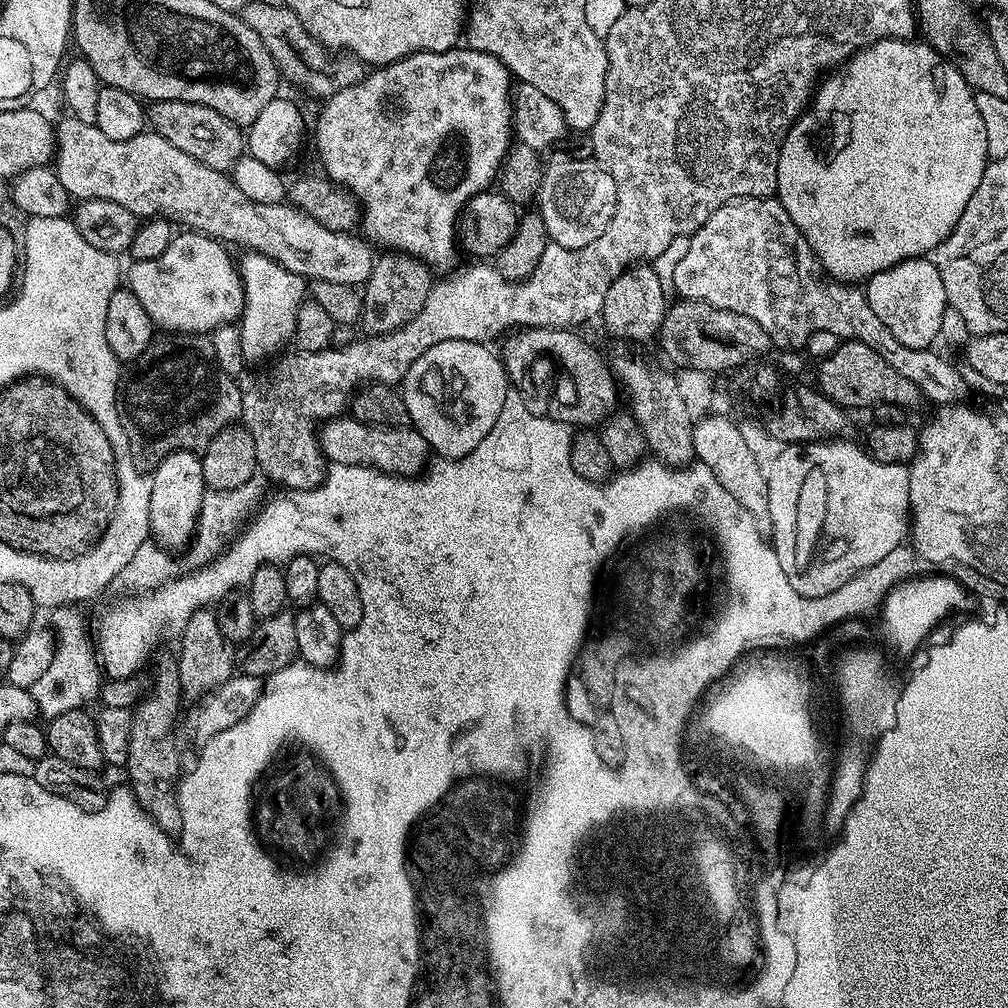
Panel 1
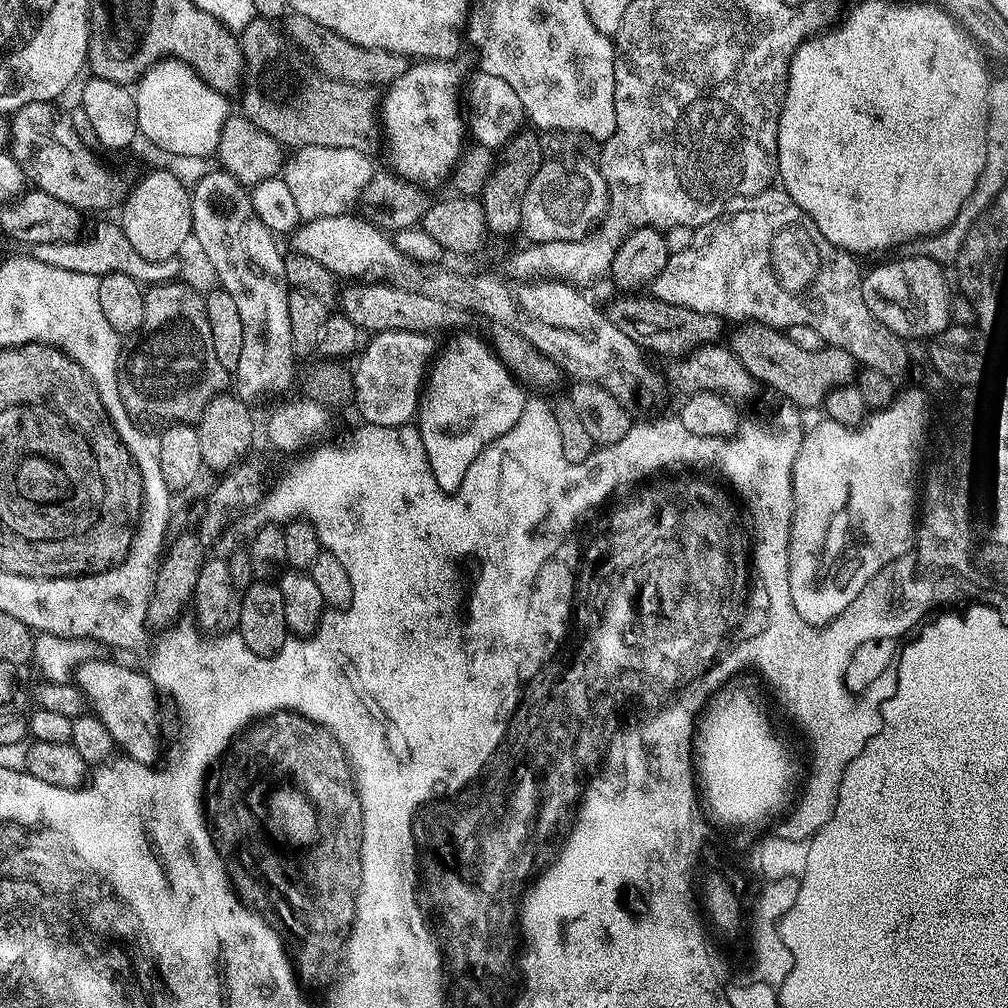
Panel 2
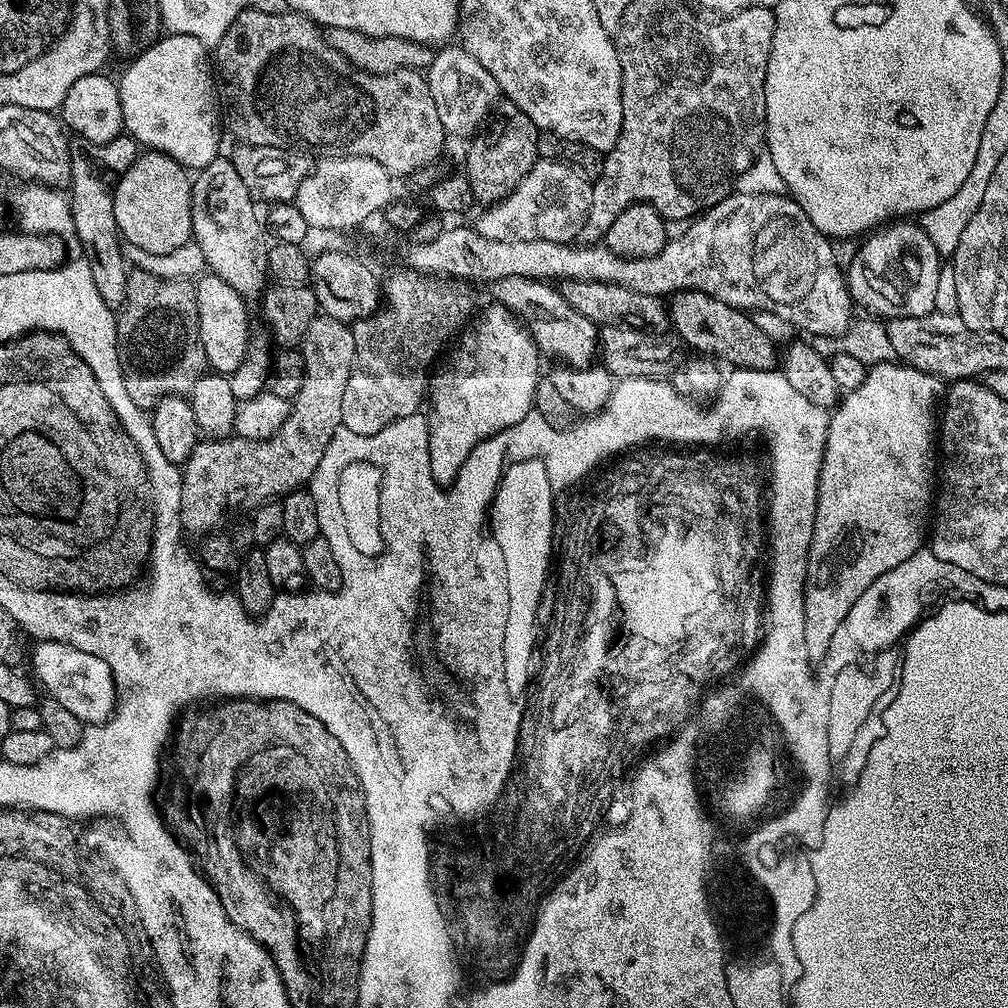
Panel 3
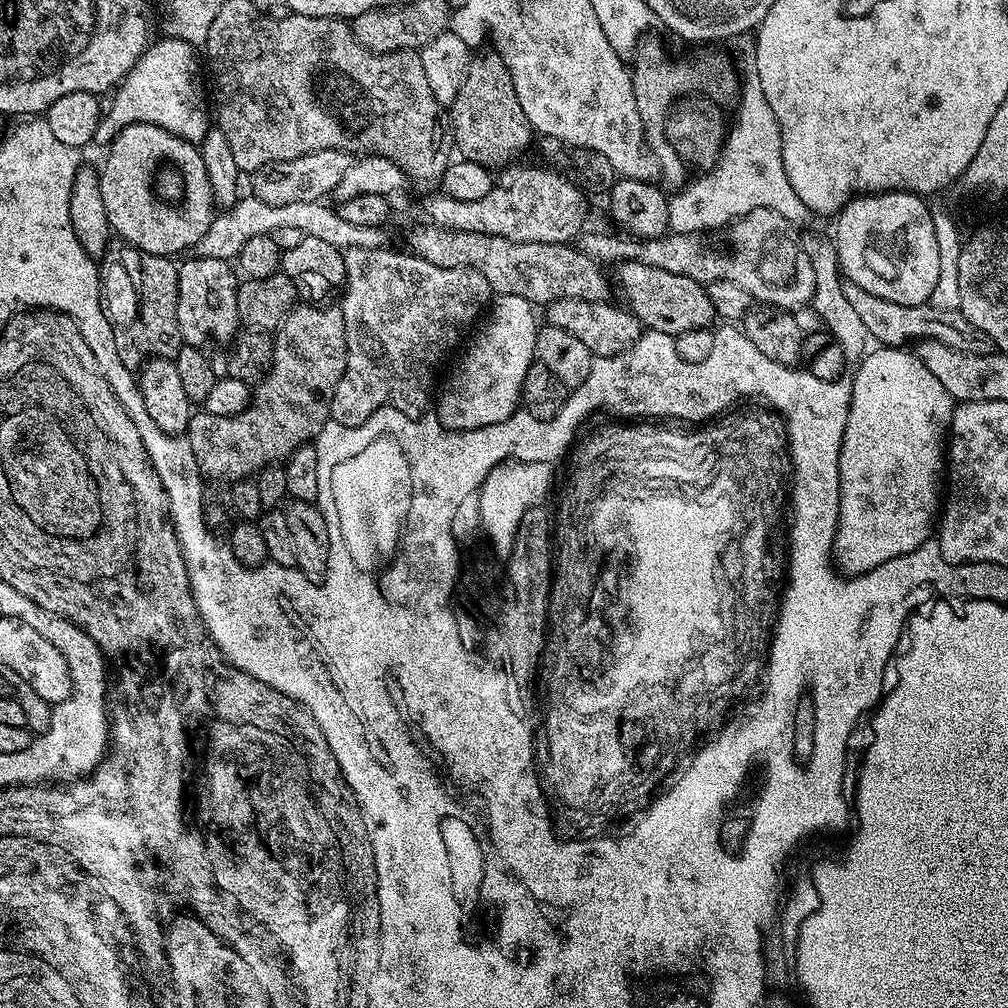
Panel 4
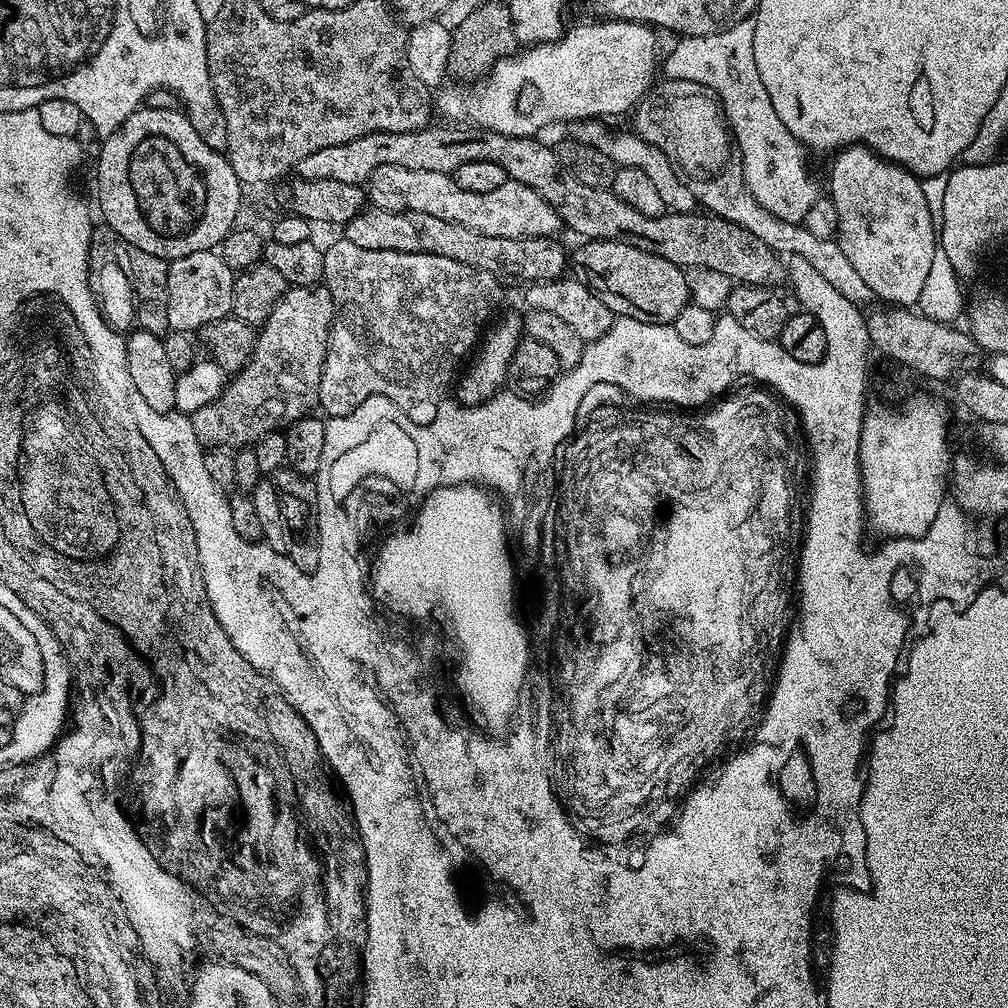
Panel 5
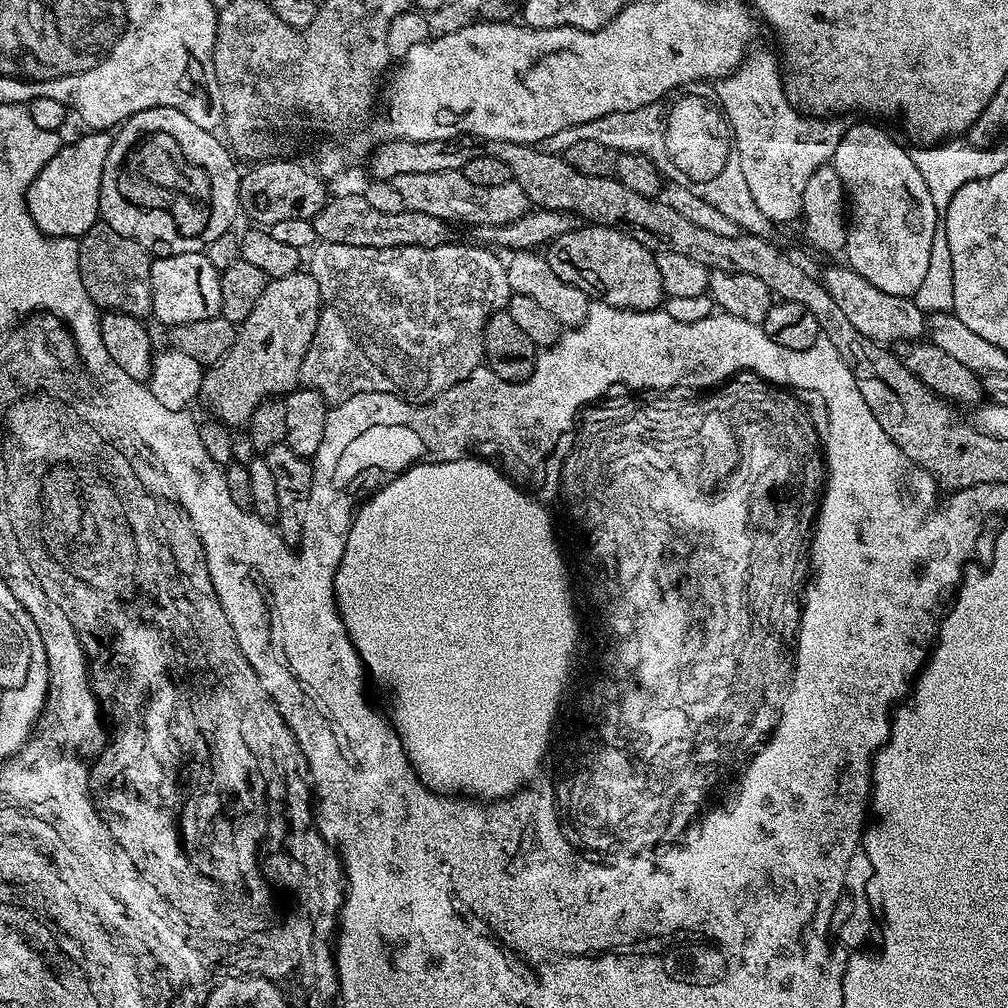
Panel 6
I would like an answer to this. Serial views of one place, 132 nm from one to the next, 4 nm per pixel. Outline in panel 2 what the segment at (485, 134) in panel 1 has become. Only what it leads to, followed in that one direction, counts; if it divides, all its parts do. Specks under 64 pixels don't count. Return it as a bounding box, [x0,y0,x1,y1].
[378,59,466,190]

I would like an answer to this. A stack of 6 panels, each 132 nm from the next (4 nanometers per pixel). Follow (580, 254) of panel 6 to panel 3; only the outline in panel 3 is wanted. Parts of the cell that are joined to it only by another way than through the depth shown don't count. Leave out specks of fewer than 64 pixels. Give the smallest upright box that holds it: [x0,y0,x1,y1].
[667,292,778,371]

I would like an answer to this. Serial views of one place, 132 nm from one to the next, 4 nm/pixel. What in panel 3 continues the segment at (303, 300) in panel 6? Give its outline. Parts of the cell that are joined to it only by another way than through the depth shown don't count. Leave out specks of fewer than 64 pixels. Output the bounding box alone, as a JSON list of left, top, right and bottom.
[180,314,344,538]

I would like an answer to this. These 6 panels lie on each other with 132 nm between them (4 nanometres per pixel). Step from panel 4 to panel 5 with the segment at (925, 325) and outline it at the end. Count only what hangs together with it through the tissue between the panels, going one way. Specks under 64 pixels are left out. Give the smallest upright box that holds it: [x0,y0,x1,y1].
[707,164,873,306]

